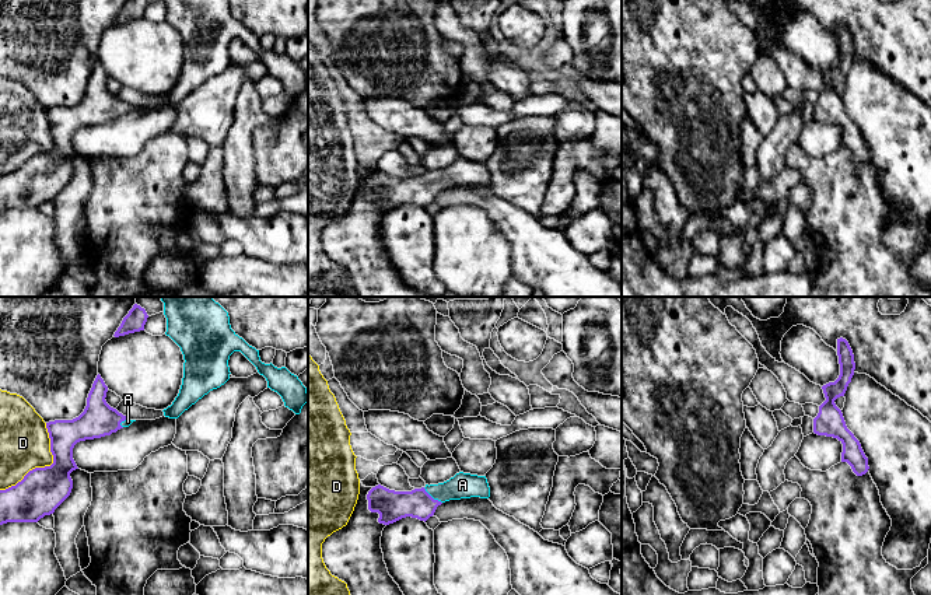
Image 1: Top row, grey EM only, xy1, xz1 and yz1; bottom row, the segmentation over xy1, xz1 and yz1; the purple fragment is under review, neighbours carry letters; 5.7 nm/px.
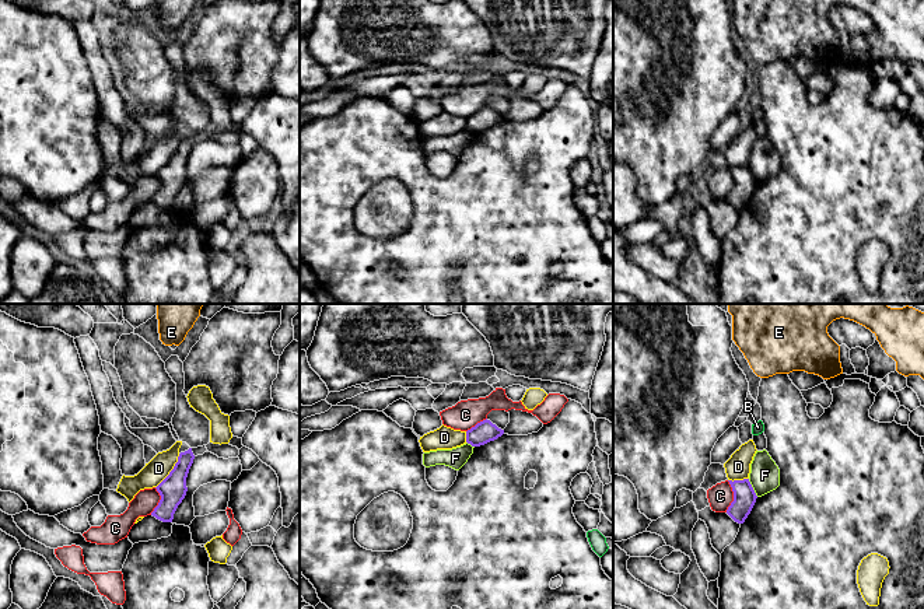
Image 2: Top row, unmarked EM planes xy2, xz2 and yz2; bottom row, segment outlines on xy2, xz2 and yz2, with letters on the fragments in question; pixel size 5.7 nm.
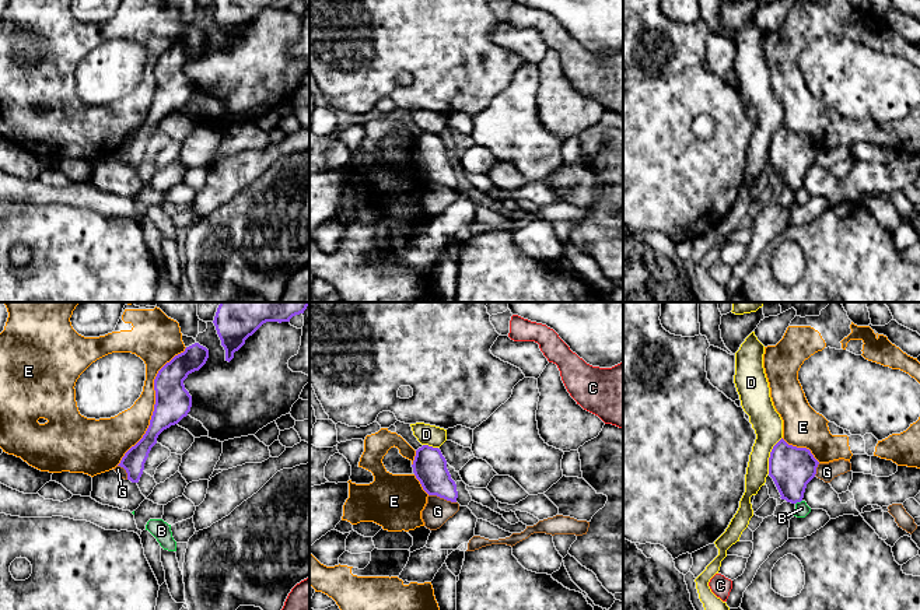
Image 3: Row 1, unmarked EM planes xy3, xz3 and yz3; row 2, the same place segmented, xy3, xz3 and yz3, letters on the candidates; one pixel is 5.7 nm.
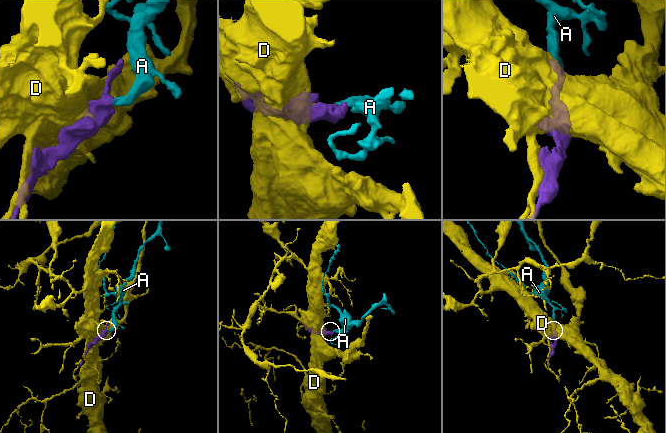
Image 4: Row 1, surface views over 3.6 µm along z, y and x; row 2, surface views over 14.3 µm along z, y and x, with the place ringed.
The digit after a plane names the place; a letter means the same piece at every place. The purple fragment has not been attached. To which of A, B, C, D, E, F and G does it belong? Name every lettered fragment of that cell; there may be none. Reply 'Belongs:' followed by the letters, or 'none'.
Belongs: A

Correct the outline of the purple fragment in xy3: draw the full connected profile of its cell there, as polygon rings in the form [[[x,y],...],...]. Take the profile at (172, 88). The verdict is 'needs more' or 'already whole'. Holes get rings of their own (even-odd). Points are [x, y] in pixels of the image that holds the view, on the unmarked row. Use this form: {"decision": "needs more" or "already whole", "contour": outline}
{"decision": "already whole", "contour": [[[195,29],[158,57],[154,66],[155,91],[150,112],[143,125],[125,140],[118,151],[126,157],[127,166],[132,169],[139,169],[158,122],[178,111],[190,98],[192,83],[185,76],[183,67],[189,60],[199,57],[207,45],[209,36]]]}

